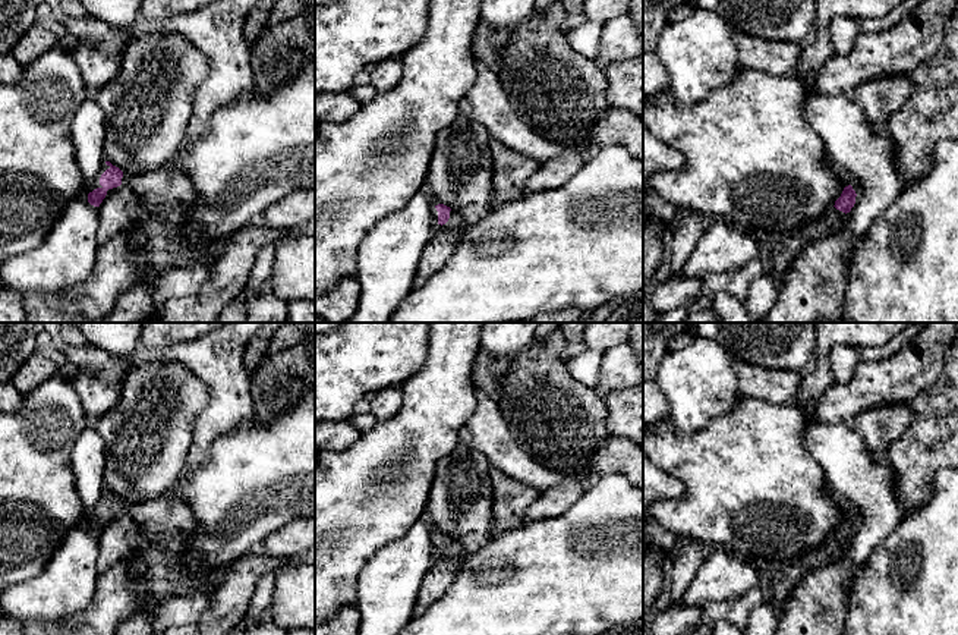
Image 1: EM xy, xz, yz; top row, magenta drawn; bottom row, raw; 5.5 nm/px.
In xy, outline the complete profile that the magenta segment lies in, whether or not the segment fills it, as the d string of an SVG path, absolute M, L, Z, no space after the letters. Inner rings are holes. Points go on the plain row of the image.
M104 488L100 503L101 515L88 522L88 531L94 535L100 535L108 518L117 516L129 509L130 504L126 500L122 500L119 496Z

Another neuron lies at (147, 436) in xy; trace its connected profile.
M177 361L127 365L117 403L92 425L104 440L104 488L130 506L171 491L187 468L193 421L208 399L208 387Z

